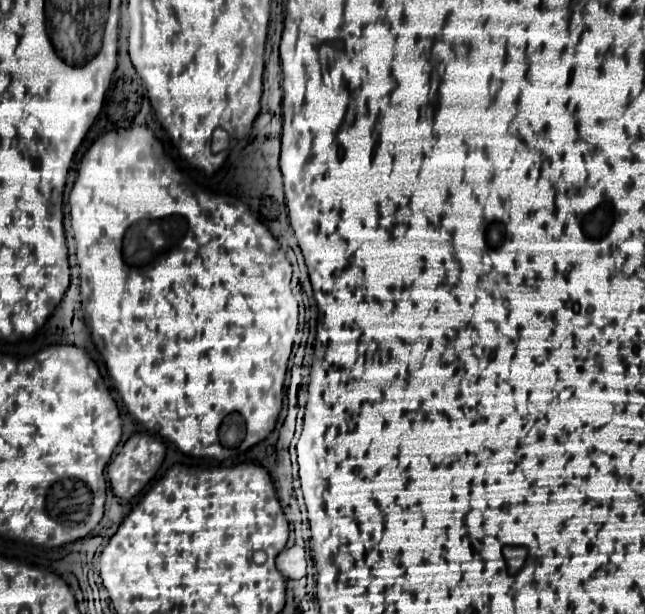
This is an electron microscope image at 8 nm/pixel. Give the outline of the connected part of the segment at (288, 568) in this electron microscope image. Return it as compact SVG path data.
M302 546L284 548L276 556L276 568L282 572L288 580L300 580L306 576L306 554Z

